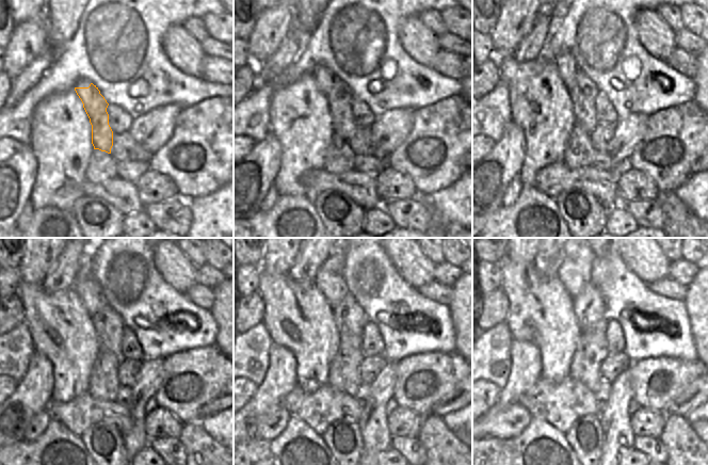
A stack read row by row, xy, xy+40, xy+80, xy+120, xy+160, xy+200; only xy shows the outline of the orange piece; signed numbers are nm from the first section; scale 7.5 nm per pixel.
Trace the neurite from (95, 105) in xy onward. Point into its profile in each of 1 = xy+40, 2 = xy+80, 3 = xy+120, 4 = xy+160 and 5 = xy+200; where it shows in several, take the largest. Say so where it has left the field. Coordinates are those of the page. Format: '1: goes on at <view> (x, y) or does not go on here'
1: goes on at xy+40 (339, 98)
2: goes on at xy+80 (582, 93)
3: goes on at xy+120 (109, 324)
4: goes on at xy+160 (350, 318)
5: goes on at xy+200 (589, 307)

